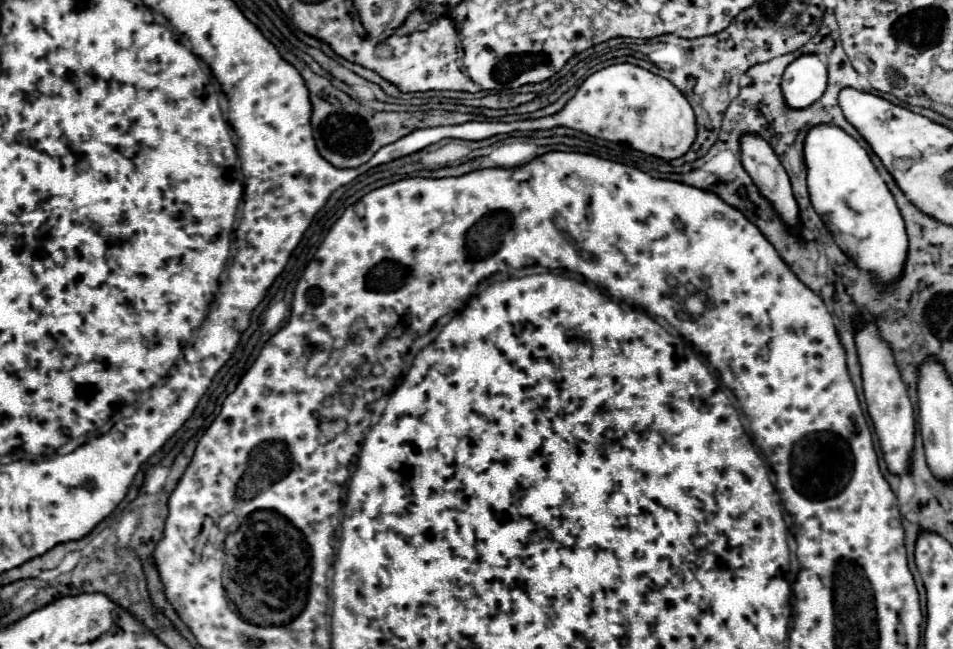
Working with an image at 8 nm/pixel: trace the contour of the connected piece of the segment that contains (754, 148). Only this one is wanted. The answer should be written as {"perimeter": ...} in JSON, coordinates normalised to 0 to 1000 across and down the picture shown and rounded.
{"perimeter":[[[778,208],[775,214],[778,220],[778,248],[780,248],[780,257],[782,263],[788,270],[790,282],[796,288],[799,300],[803,307],[807,307],[815,328],[822,334],[822,341],[826,347],[830,347],[834,353],[834,359],[838,359],[838,322],[836,322],[836,310],[832,307],[832,294],[830,294],[830,282],[828,282],[828,273],[820,254],[820,248],[815,245],[815,239],[811,236],[811,230],[807,227],[807,220],[803,220],[803,214],[799,214],[799,208]]]}

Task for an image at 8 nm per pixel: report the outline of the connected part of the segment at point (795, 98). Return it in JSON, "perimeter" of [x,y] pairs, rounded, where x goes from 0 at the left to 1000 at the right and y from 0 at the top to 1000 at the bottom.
{"perimeter":[[[855,82],[836,88],[822,112],[820,137],[824,156],[832,168],[849,165],[868,134],[868,100]]]}

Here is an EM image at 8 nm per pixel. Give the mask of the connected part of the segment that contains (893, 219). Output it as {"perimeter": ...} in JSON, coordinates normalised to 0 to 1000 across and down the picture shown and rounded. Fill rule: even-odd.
{"perimeter":[[[859,190],[847,202],[843,236],[851,313],[874,359],[876,374],[899,411],[916,418],[922,436],[941,433],[952,393],[952,359],[939,307],[910,233],[882,196]]]}

